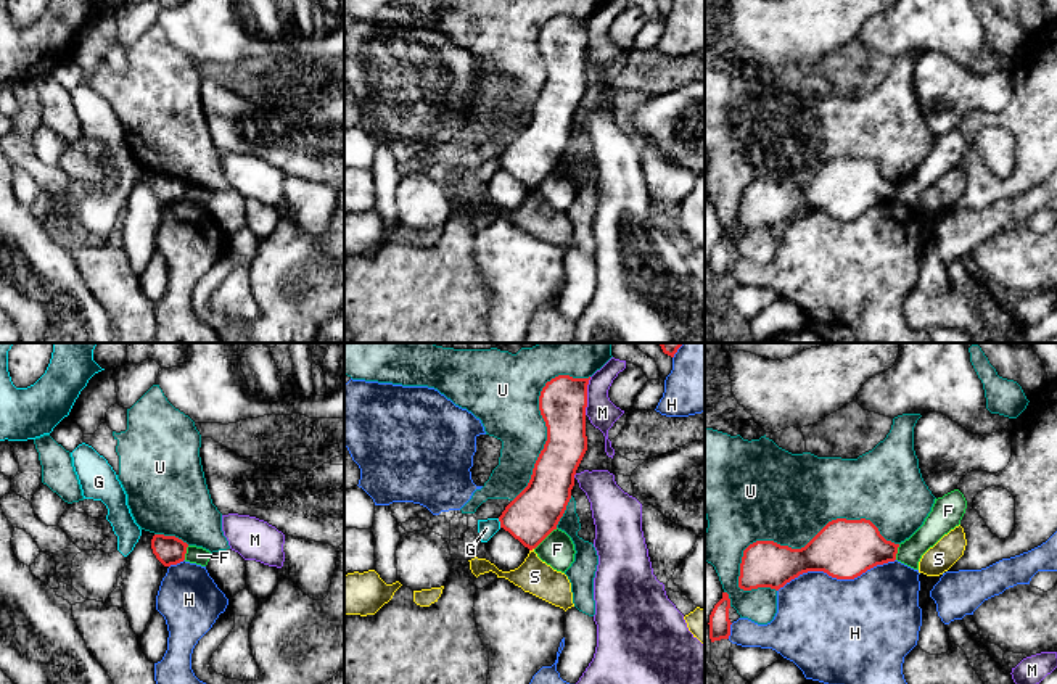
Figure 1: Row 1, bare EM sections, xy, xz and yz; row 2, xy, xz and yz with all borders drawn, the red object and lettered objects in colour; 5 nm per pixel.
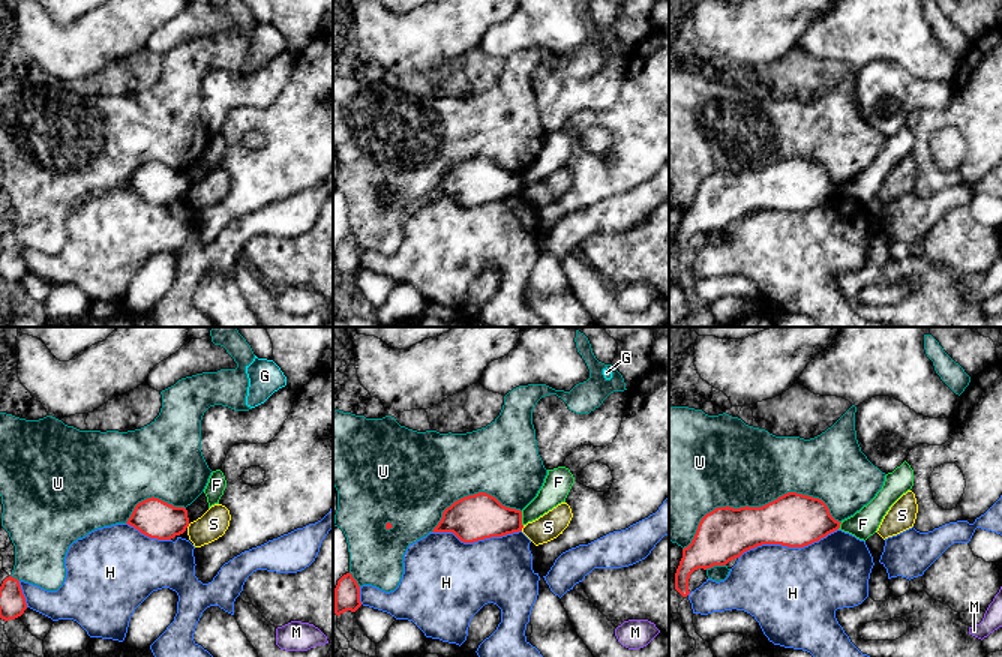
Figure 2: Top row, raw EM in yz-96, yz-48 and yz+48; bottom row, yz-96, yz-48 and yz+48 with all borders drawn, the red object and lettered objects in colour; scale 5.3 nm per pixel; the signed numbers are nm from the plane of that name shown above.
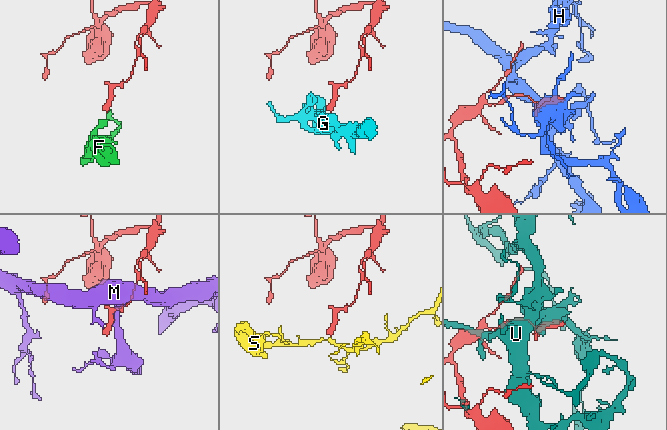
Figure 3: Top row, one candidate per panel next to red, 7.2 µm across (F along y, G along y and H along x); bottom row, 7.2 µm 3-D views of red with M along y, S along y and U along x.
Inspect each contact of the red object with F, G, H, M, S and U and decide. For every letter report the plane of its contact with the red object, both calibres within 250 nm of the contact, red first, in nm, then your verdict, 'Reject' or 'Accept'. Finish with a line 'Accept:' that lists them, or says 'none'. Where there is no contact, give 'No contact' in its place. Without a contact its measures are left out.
F: Touches red in xz. Thickness 240 nm (red) against 170 nm. Reject
G: Touches red in xz. Thickness 240 nm (red) against 90 nm. Reject
H: Touches red in yz. Thickness 300 nm (red) against 480 nm. Reject
M: Touches red in xz. Thickness 240 nm (red) against 150 nm. Reject
S: Touches red in xz. Thickness 240 nm (red) against 170 nm. Reject
U: Touches red in yz. Thickness 300 nm (red) against 440 nm. Reject
Accept: none

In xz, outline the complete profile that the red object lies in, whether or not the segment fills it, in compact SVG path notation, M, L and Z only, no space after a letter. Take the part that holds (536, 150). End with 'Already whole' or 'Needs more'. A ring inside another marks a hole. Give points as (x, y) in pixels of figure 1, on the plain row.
M558 14L541 31L539 50L547 66L547 80L528 126L499 156L500 167L529 190L557 169L571 138L574 114L587 90L589 19Z. Already whole

